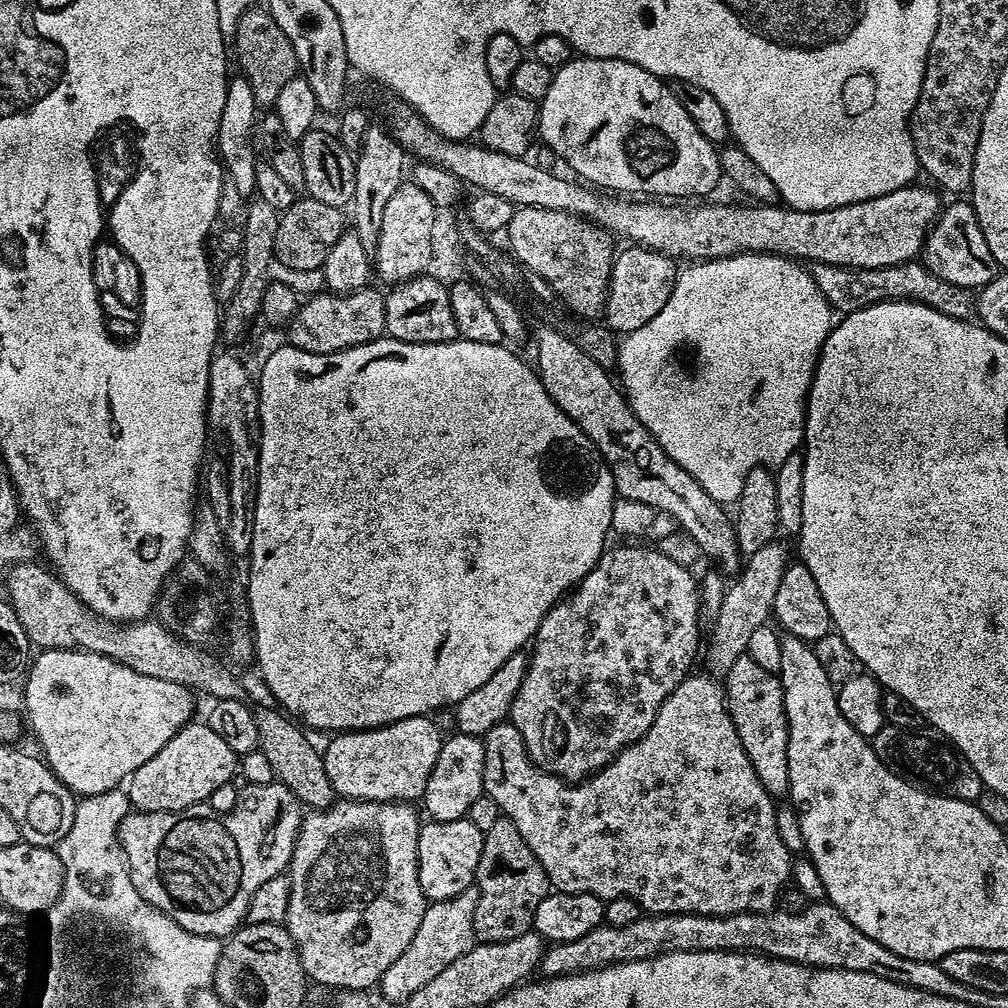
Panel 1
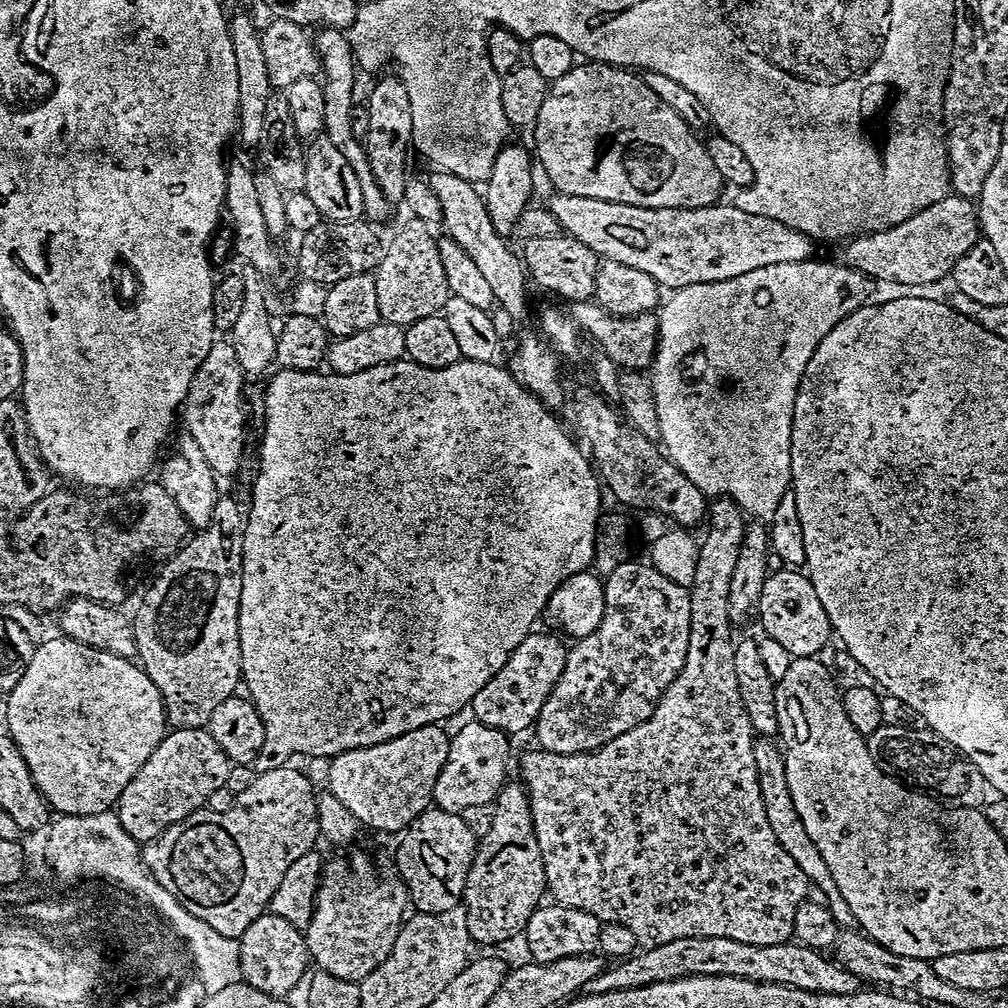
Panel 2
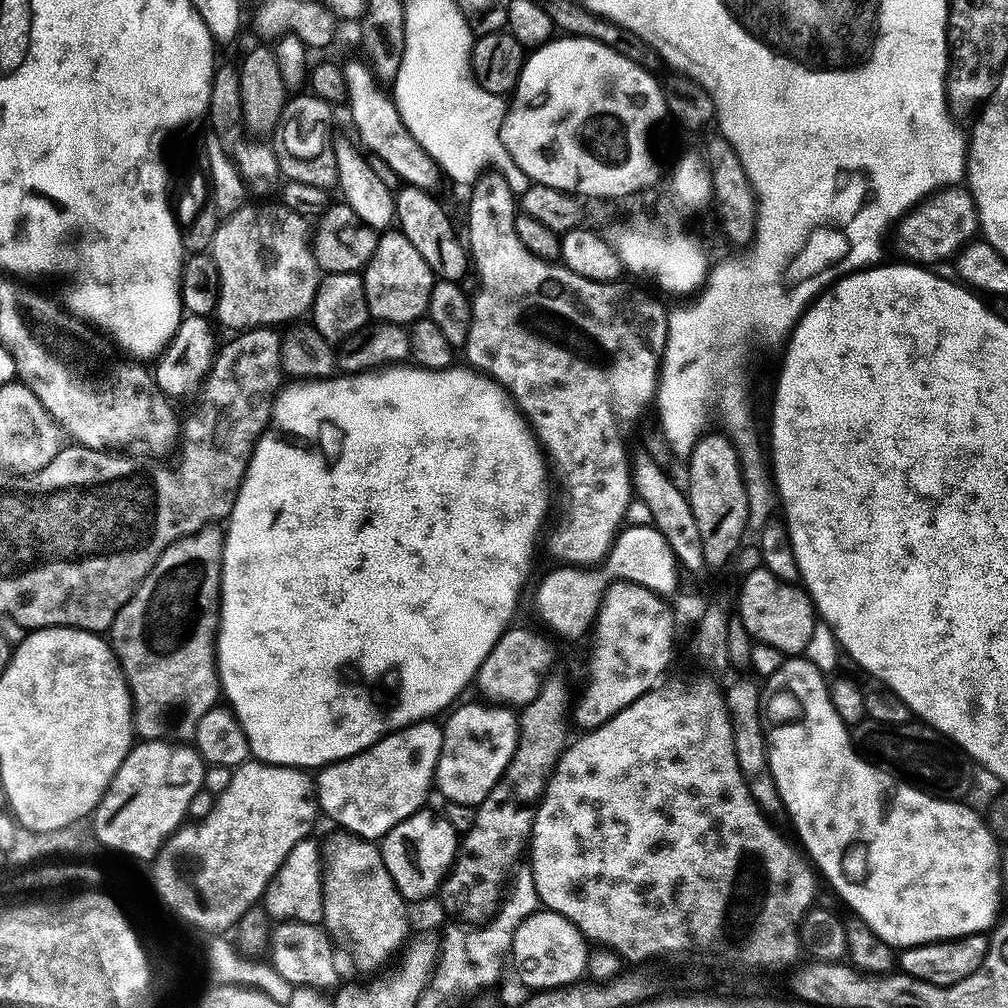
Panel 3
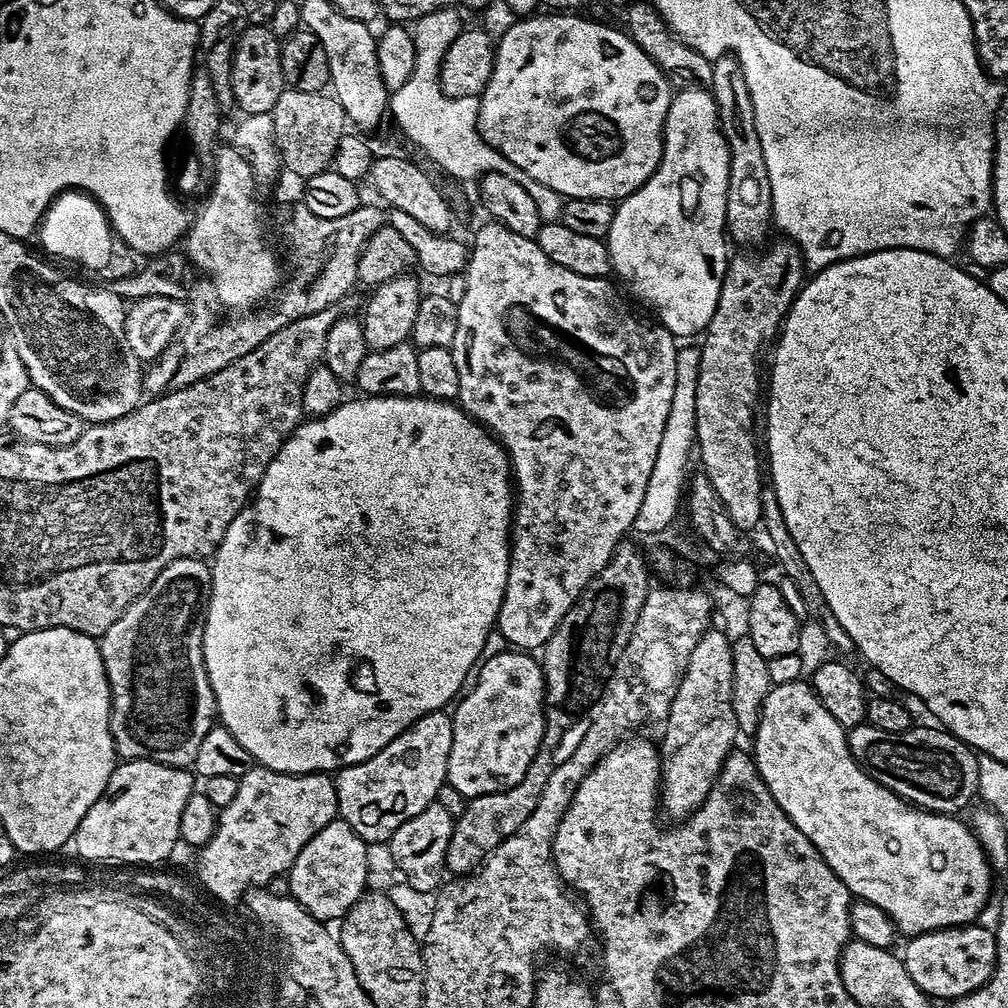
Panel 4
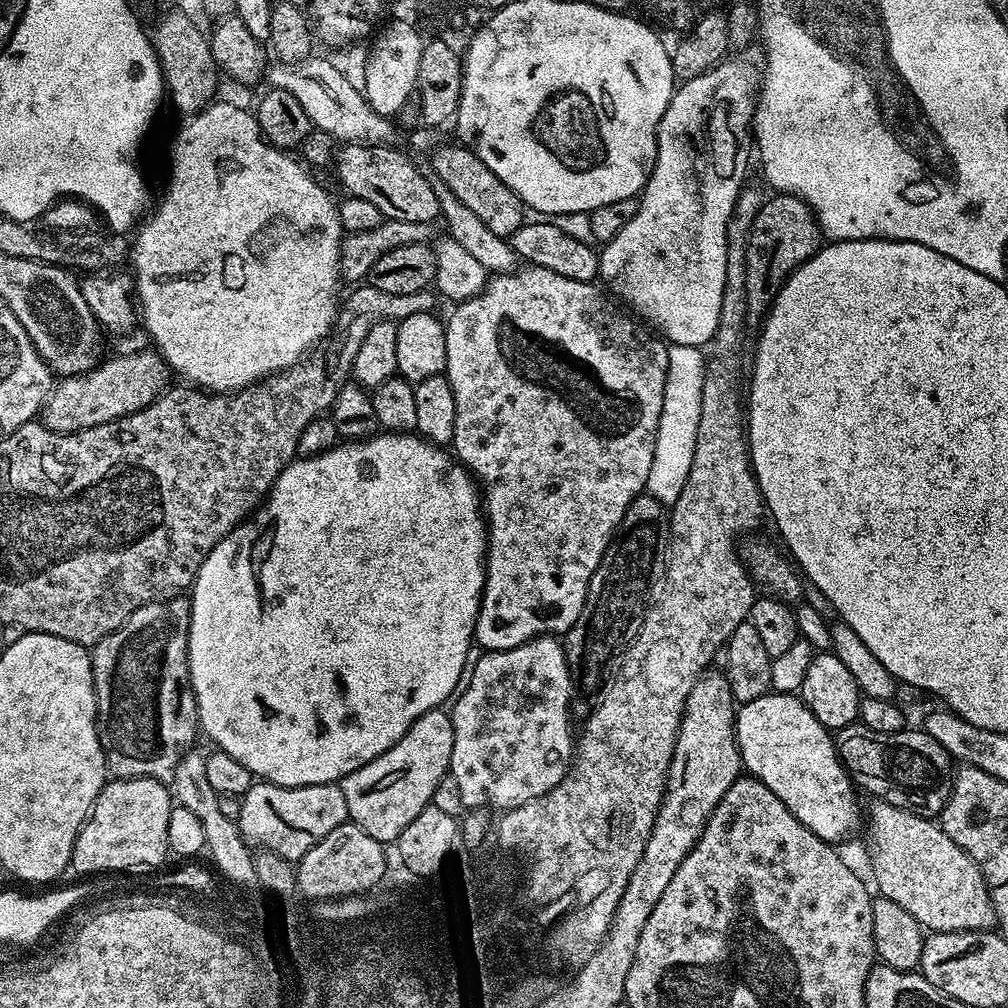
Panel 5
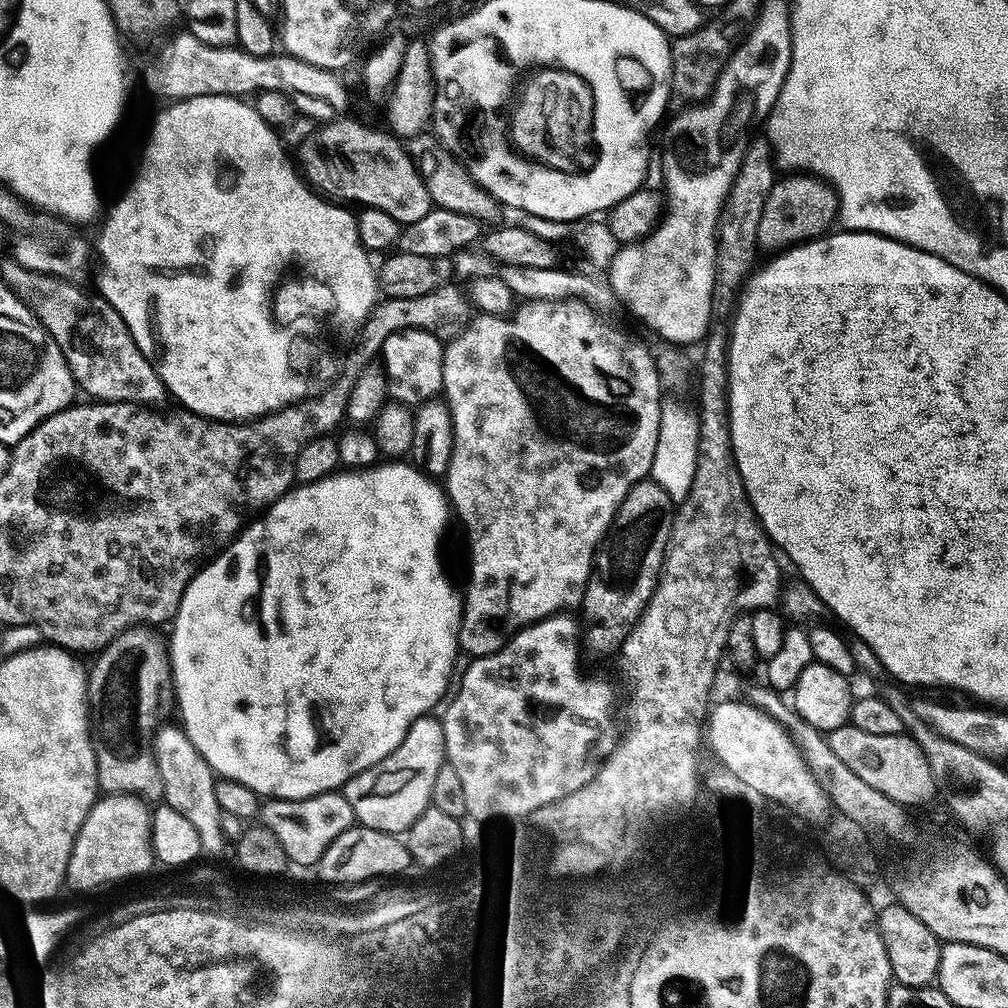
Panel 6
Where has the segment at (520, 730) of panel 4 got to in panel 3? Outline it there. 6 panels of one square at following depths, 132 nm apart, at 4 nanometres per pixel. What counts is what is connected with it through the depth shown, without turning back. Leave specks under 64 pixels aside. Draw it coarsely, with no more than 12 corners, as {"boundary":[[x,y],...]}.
{"boundary":[[500,702],[447,713],[434,781],[471,808],[494,790],[520,737]]}

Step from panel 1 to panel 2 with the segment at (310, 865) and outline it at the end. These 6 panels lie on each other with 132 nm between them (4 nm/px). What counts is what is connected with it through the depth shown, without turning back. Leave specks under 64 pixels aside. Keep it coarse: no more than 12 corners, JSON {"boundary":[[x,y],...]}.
{"boundary":[[366,853],[325,859],[311,963],[364,980],[394,950],[408,887]]}

